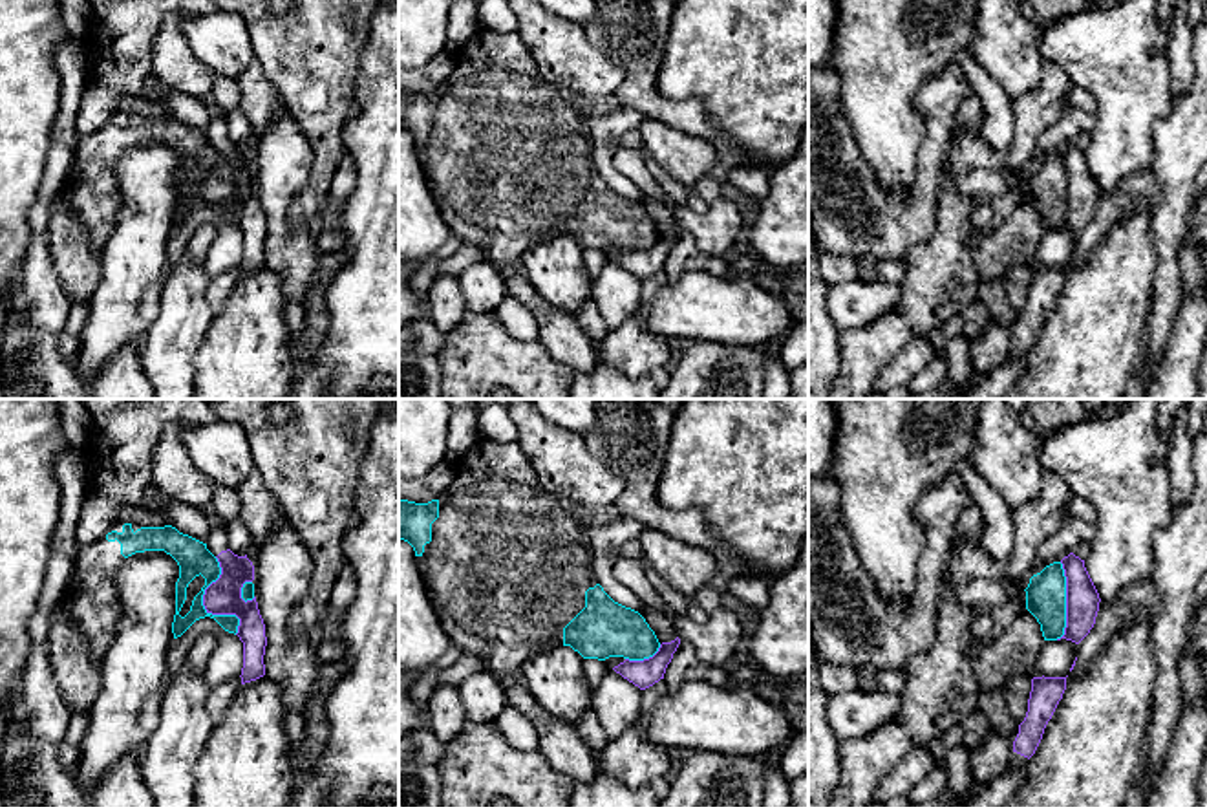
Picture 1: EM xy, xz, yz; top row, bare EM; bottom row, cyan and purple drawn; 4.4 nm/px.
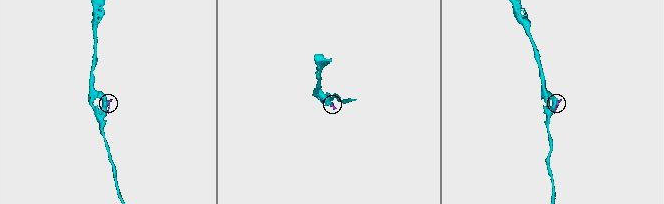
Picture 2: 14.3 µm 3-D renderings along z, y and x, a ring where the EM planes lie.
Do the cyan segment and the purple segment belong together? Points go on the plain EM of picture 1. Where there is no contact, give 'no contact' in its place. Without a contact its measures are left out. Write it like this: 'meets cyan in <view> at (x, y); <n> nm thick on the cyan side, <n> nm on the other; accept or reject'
meets cyan in xy at (203, 196); 150 nm thick on the cyan side, 160 nm on the other; reject

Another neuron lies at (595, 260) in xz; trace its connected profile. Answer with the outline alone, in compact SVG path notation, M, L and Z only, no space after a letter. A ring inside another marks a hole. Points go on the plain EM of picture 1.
M585 249L583 251L583 262L587 267L587 273L591 276L591 280L596 278L596 274L604 269L604 265L609 262L609 258L605 256L604 251L598 249Z

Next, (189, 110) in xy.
M154 73L148 81L150 101L161 102L172 117L207 134L210 123L210 101L196 99L187 93L166 88Z

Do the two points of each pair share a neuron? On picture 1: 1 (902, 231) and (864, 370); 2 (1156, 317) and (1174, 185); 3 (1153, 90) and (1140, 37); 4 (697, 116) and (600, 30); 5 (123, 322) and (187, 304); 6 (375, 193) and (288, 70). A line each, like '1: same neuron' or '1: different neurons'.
1: different neurons
2: same neuron
3: same neuron
4: same neuron
5: different neurons
6: different neurons

